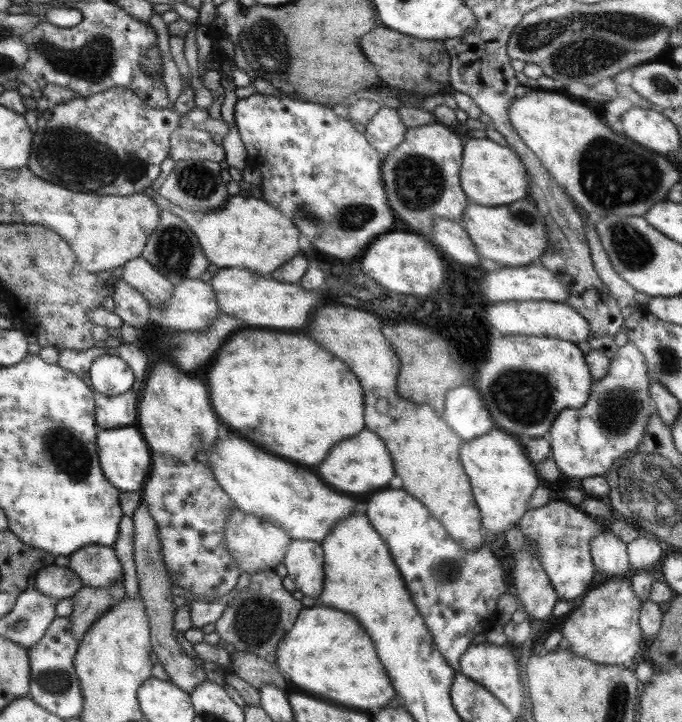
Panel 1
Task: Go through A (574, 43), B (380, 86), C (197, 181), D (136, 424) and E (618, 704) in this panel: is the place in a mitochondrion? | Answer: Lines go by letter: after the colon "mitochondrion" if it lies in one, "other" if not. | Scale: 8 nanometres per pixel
A: mitochondrion
B: other
C: mitochondrion
D: other
E: mitochondrion

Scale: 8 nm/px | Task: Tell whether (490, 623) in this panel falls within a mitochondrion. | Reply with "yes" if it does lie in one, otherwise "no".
no

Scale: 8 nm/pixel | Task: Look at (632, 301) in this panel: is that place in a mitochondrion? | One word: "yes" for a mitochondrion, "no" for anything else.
no

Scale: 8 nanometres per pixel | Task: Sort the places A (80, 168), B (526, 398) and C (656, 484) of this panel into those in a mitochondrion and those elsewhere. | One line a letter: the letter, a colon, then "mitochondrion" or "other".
A: mitochondrion
B: mitochondrion
C: mitochondrion

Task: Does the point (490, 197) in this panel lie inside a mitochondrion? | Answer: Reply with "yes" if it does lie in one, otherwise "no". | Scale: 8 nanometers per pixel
no

